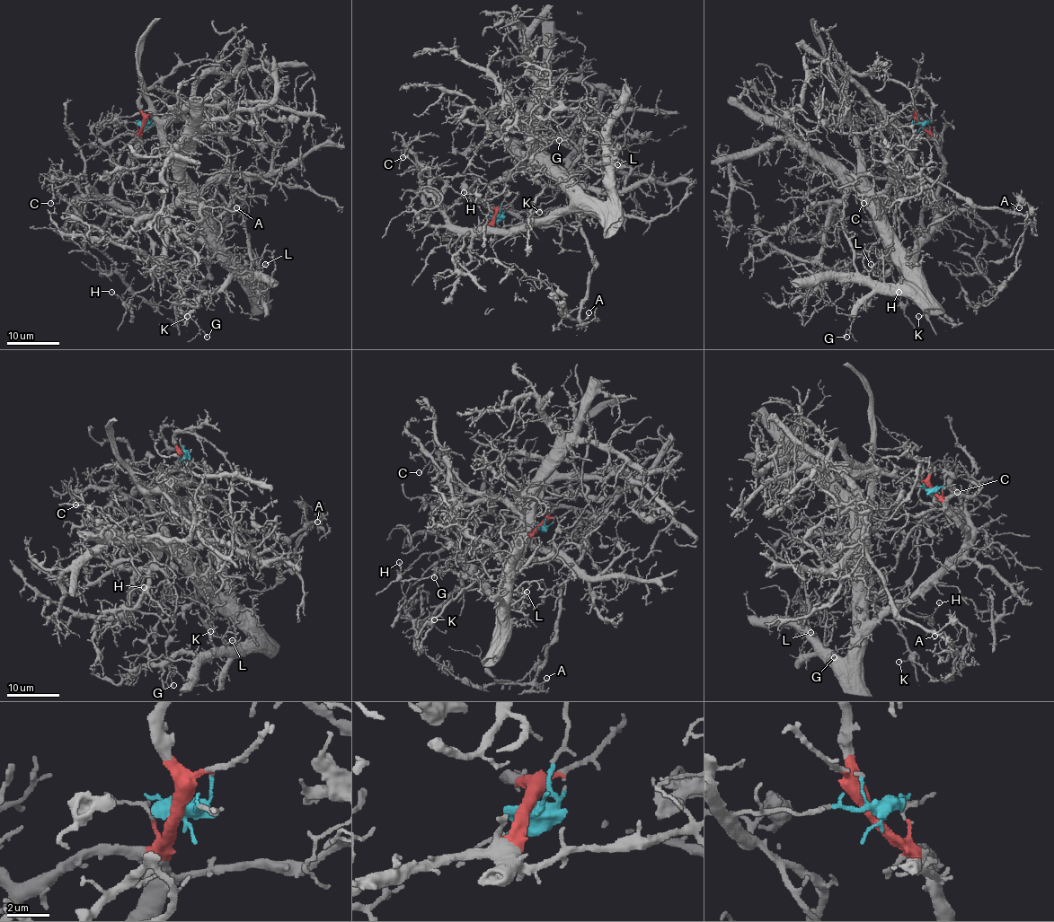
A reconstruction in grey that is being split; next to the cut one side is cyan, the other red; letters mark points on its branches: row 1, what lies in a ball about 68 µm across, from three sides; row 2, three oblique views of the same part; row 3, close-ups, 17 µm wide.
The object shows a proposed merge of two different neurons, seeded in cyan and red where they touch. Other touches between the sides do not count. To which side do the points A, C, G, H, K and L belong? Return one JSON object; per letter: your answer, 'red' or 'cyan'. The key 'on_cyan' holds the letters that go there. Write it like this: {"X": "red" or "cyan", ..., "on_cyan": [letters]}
{"A": "cyan", "C": "red", "G": "cyan", "H": "cyan", "K": "cyan", "L": "red", "on_cyan": ["A", "G", "H", "K"]}

